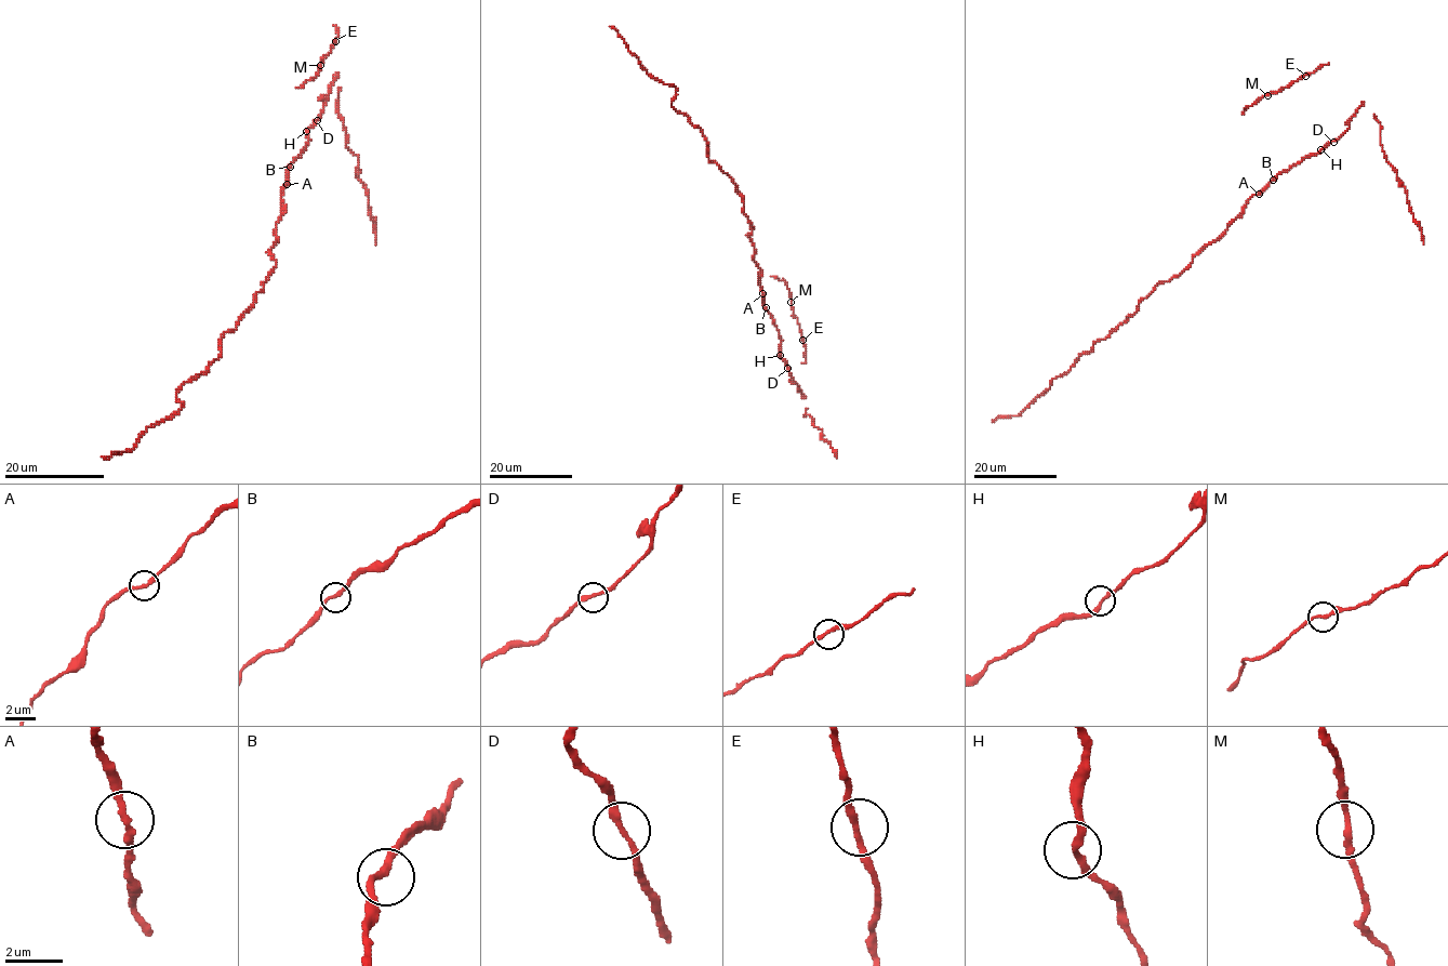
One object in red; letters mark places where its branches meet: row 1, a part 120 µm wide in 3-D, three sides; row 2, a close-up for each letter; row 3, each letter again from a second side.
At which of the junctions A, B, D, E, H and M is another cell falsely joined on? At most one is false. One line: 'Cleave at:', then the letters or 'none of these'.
Cleave at: none of these

